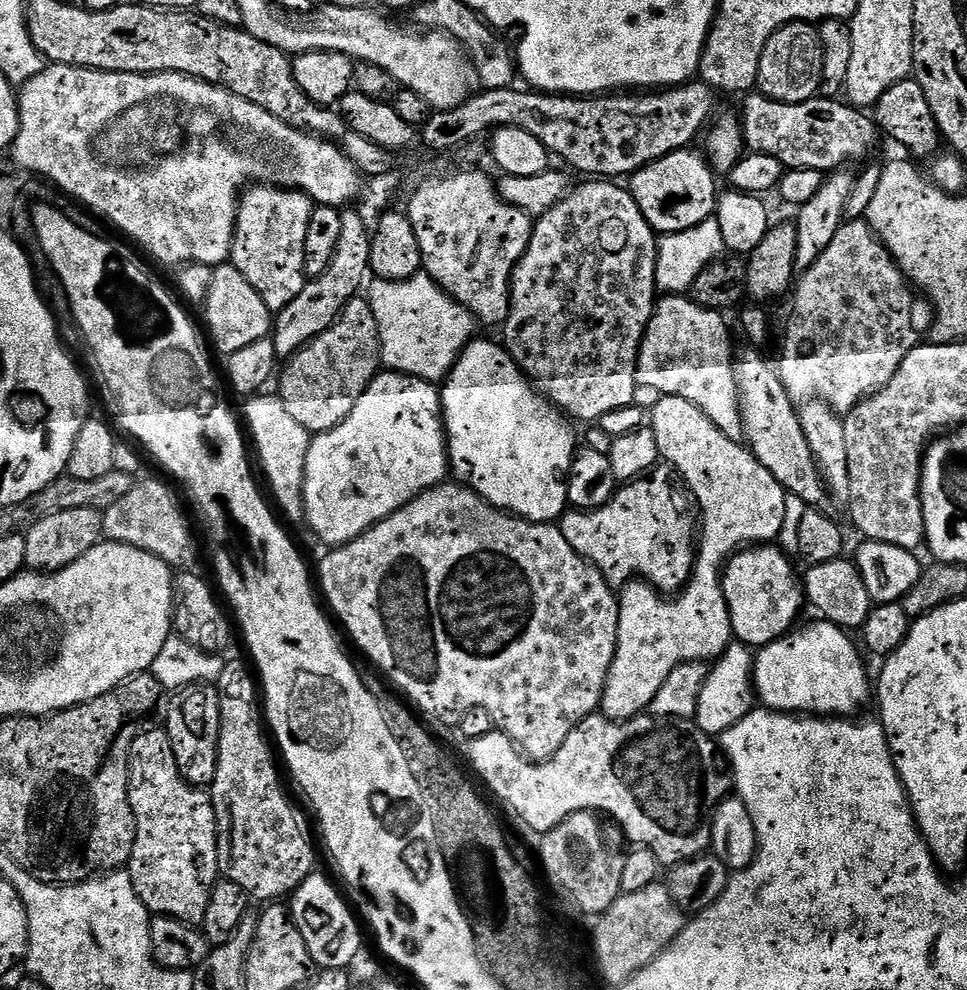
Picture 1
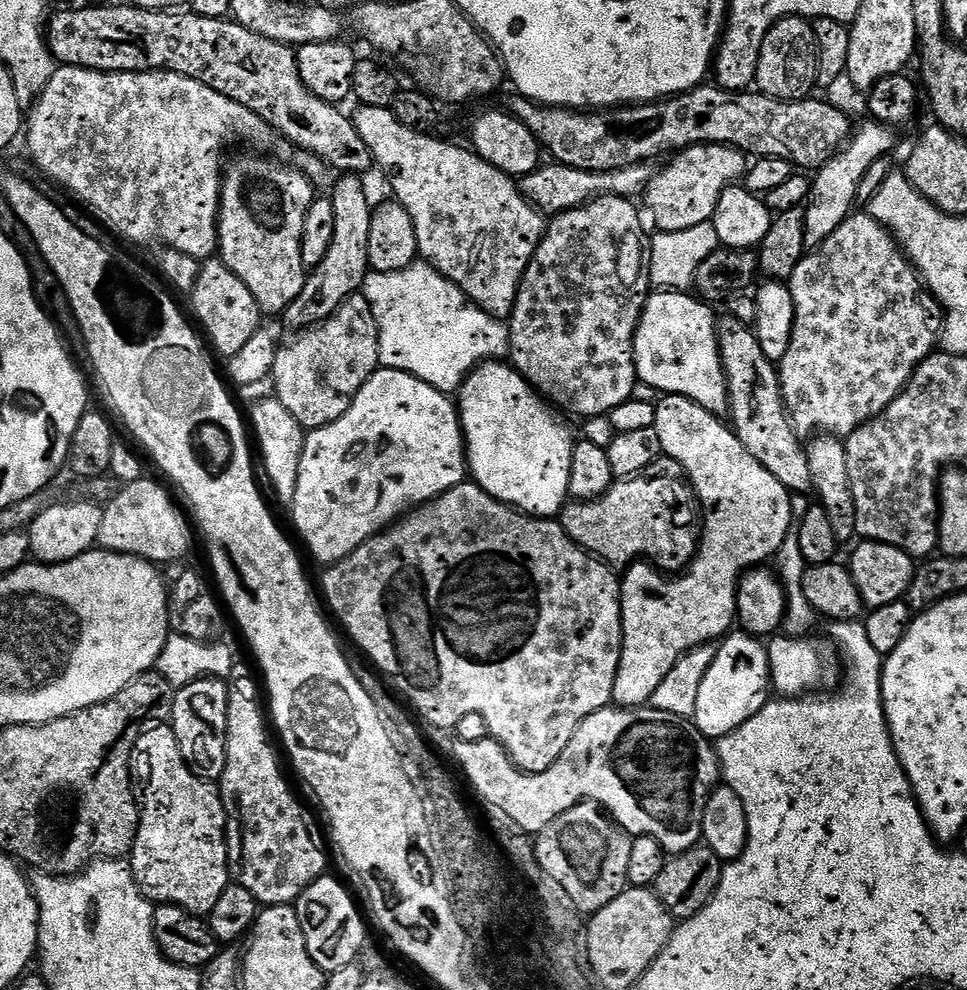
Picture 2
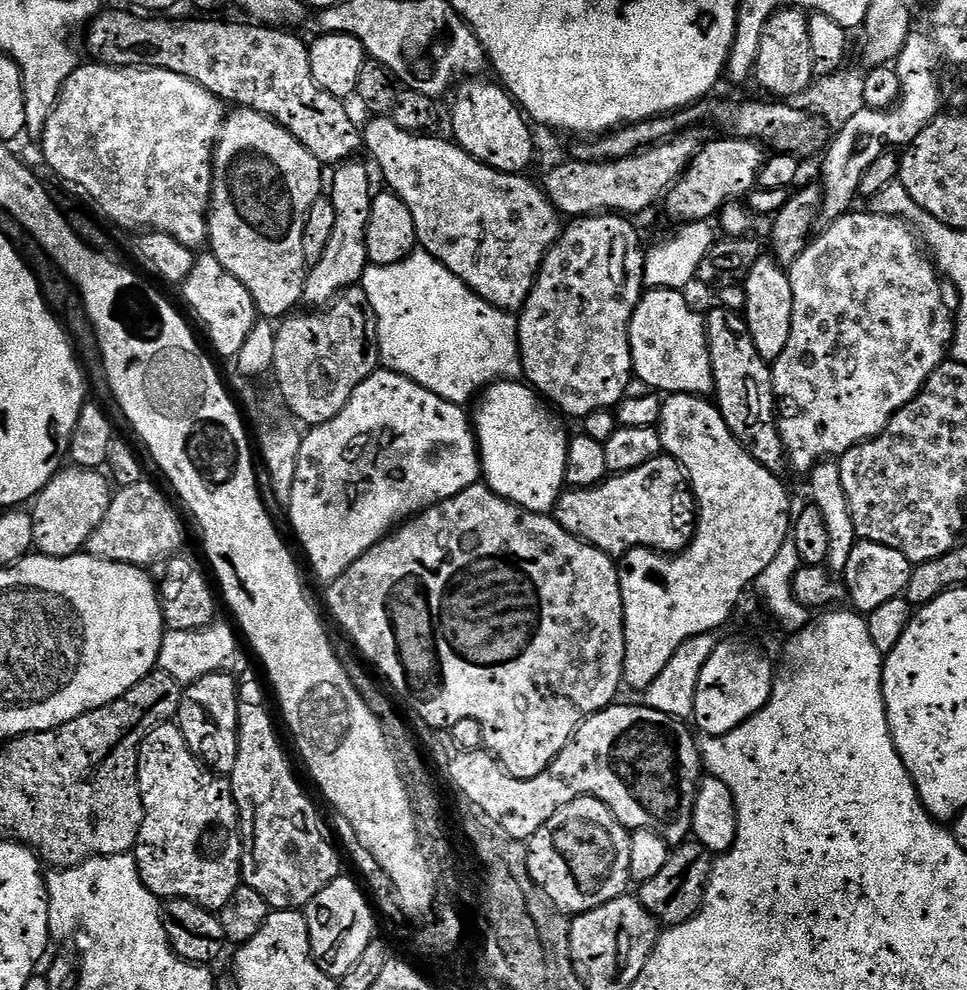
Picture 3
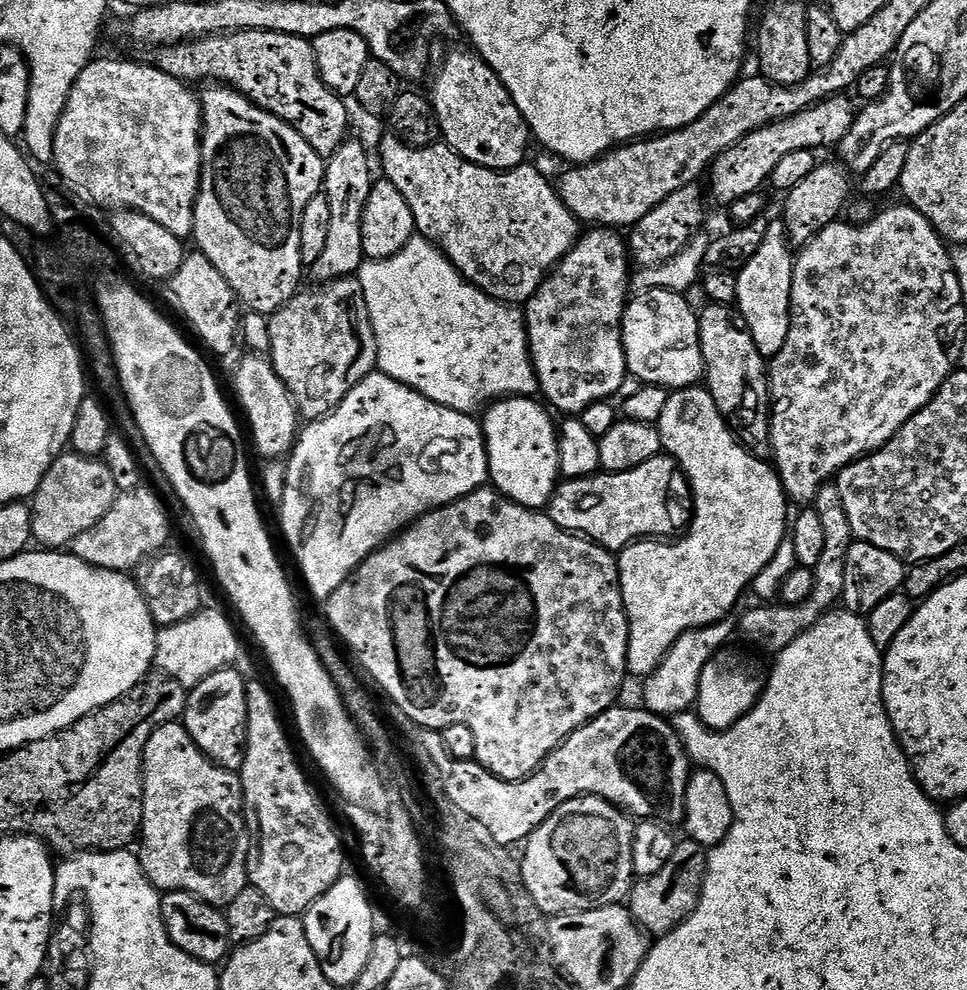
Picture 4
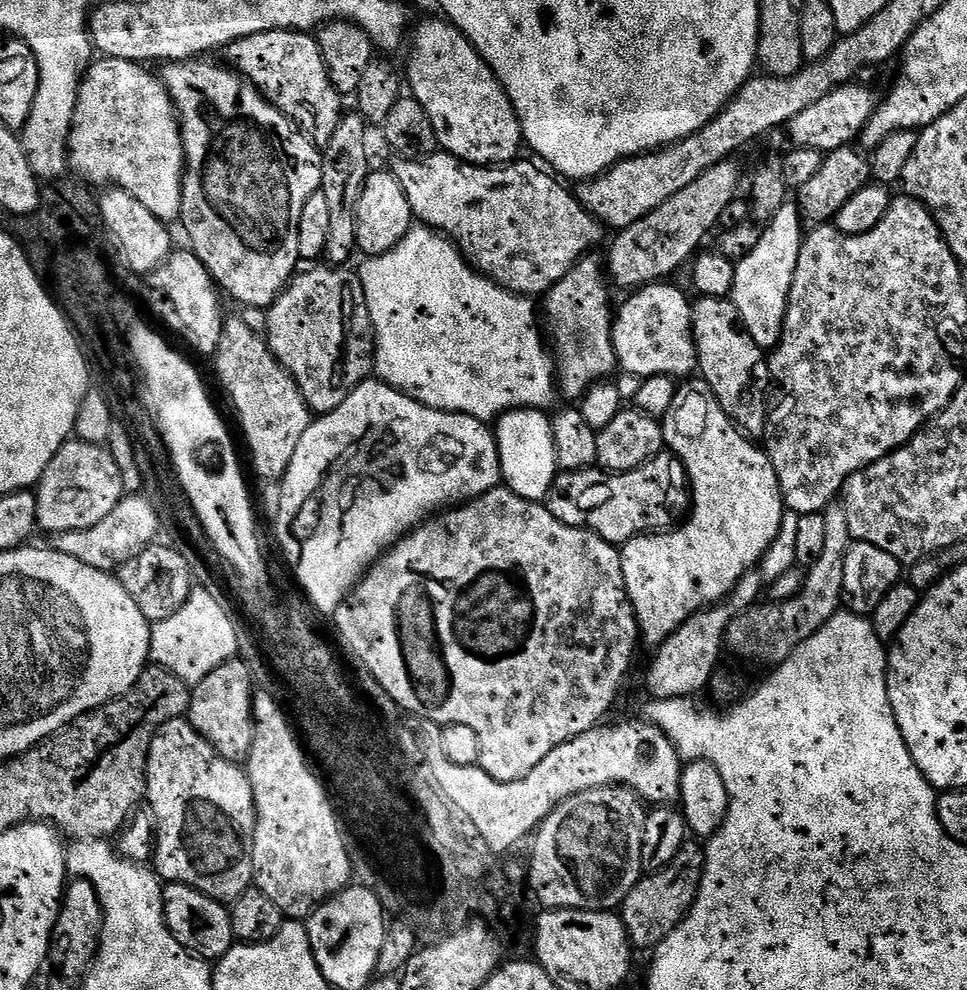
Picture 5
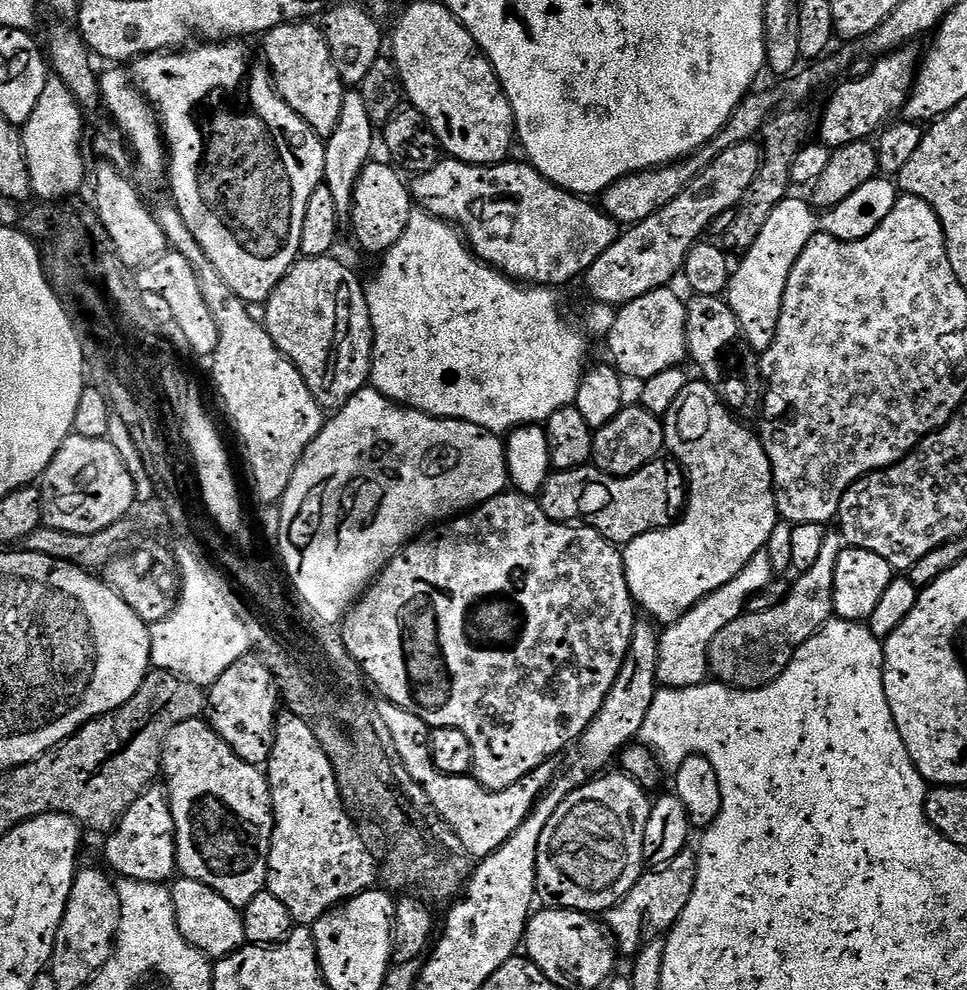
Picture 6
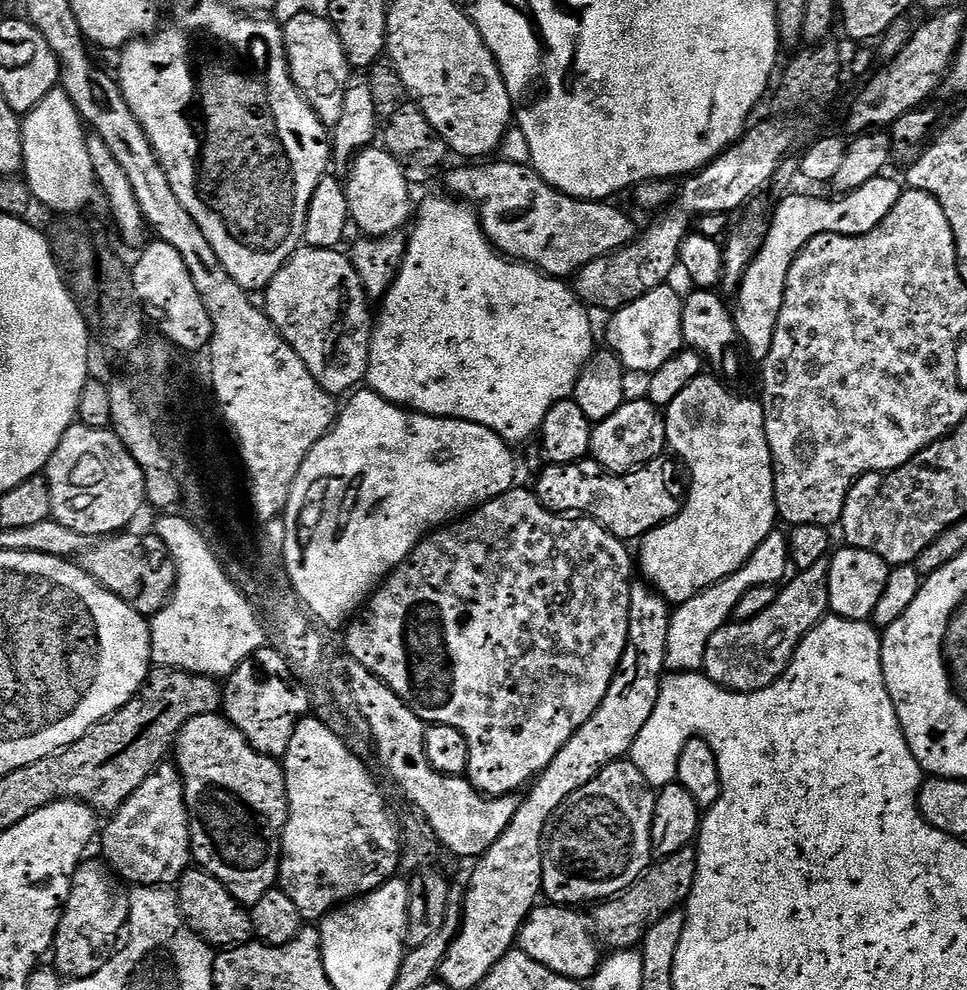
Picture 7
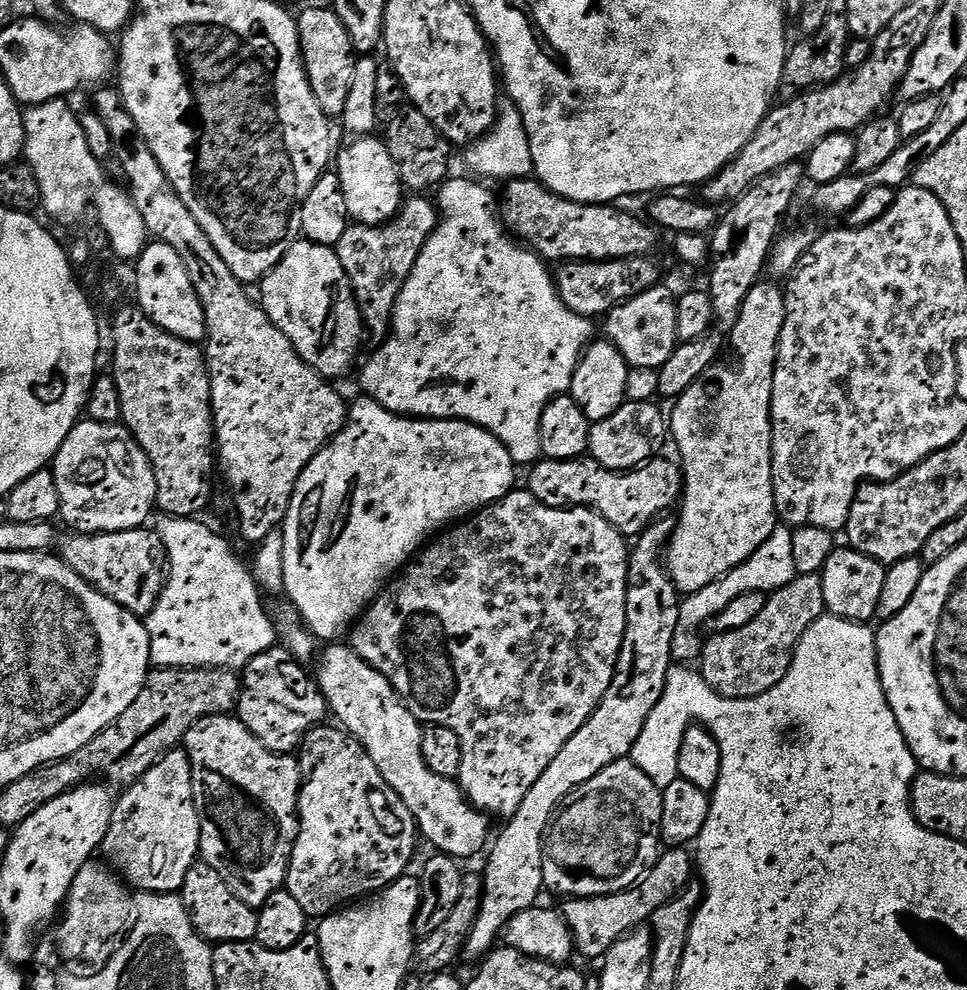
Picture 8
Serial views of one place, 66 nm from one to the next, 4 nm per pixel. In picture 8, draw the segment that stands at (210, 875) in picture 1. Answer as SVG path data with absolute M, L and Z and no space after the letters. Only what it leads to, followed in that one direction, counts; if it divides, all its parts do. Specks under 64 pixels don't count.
M213 718L195 724L183 738L182 751L188 755L188 765L192 768L192 801L196 804L196 814L200 819L199 859L215 870L232 893L242 902L246 902L246 906L258 910L274 893L285 887L288 878L288 859L292 853L292 843L296 841L296 832L300 829L300 821L297 816L302 783L299 765L291 755L277 754L269 751L268 748L263 748L256 736L238 718Z

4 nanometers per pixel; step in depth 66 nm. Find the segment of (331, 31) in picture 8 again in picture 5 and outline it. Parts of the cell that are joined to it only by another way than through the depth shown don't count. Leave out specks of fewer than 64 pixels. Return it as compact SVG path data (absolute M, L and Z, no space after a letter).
M263 32L254 34L250 38L235 40L226 49L227 63L255 88L259 88L262 95L268 99L269 104L287 116L301 132L312 137L316 142L327 142L338 130L342 109L342 97L332 85L330 74L326 70L326 62L320 53L320 44L315 35L306 32Z

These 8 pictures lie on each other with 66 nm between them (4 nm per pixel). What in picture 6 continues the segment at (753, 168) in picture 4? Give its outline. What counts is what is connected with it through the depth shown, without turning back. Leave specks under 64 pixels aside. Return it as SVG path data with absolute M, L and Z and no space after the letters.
M916 46L897 48L896 51L879 57L868 77L848 78L845 79L845 84L837 83L832 101L824 108L824 117L821 120L819 117L818 120L819 143L827 144L835 150L859 140L875 137L895 117L892 115L895 112L897 115L903 109L908 97L911 96L921 59L921 49L916 49Z

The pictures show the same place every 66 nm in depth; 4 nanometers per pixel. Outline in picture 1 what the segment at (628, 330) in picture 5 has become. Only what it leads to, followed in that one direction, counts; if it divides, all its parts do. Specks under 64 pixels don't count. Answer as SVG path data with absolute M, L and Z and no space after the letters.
M668 294L663 298L657 299L654 305L652 321L648 323L648 329L644 332L644 340L640 344L640 357L636 363L636 383L641 384L642 386L649 385L654 387L654 389L661 391L662 396L686 398L686 402L690 402L694 406L698 406L698 410L702 410L702 414L706 414L706 418L710 418L710 422L714 422L718 426L718 430L722 430L722 434L726 434L726 438L740 442L744 440L744 419L740 413L740 391L736 385L734 347L732 348L732 340L728 337L728 324L720 316L723 315L721 315L719 311L698 306L684 294Z

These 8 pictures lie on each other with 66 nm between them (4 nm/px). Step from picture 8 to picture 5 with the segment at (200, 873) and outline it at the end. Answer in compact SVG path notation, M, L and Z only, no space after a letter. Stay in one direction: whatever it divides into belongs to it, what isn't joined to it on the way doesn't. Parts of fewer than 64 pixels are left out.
M165 883L162 891L166 926L170 930L170 934L174 934L177 942L193 956L215 962L224 957L233 944L237 943L232 925L232 914L227 903L210 898L185 884Z

